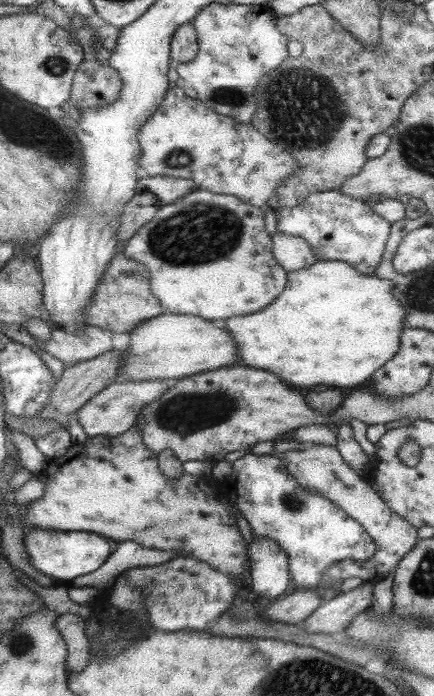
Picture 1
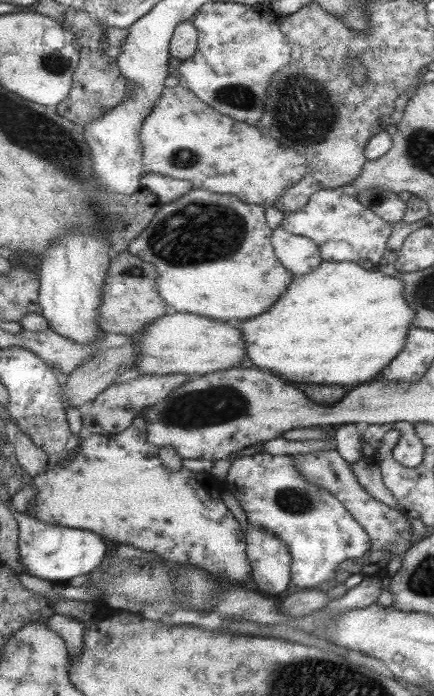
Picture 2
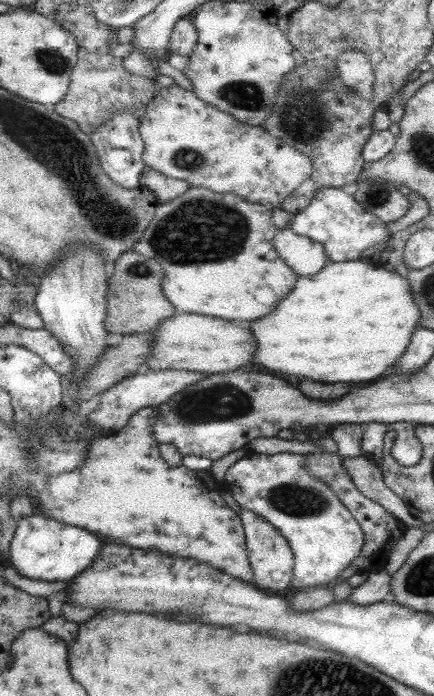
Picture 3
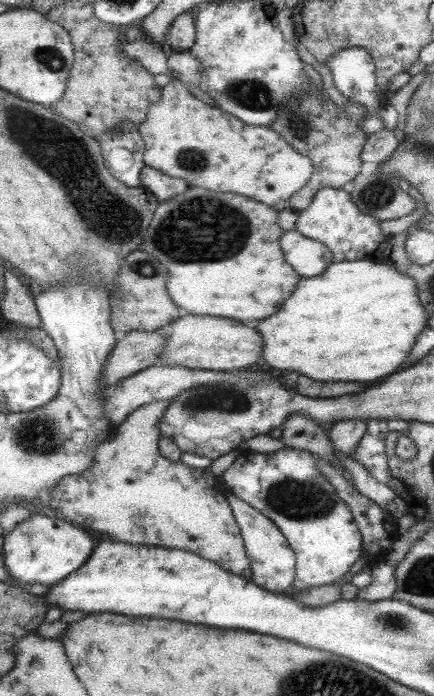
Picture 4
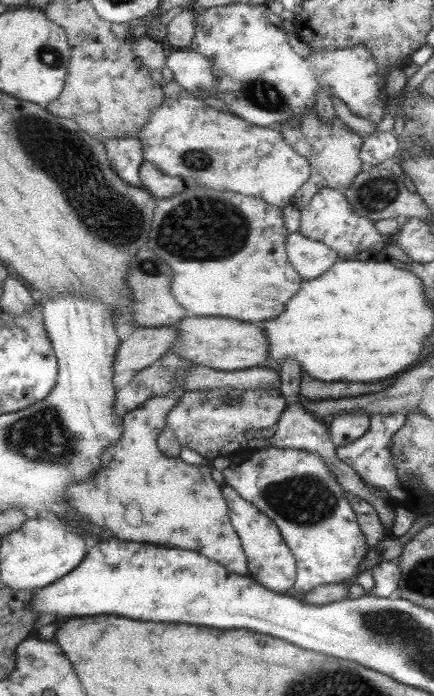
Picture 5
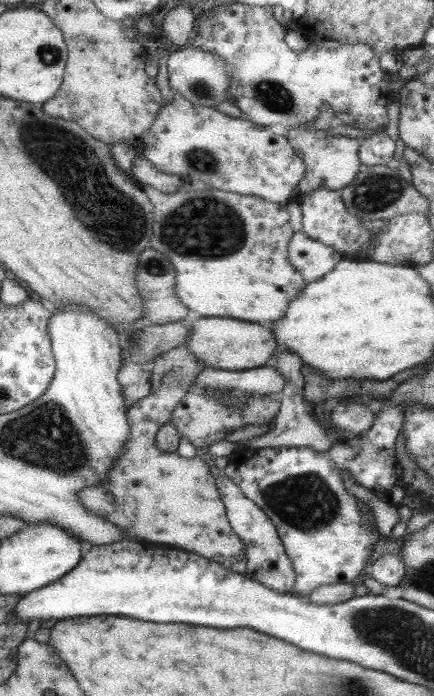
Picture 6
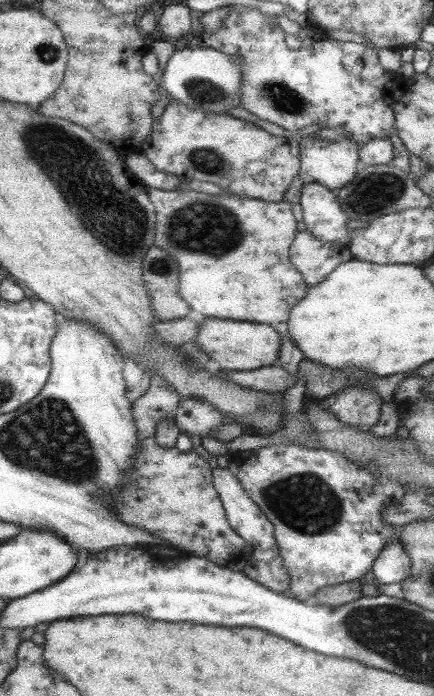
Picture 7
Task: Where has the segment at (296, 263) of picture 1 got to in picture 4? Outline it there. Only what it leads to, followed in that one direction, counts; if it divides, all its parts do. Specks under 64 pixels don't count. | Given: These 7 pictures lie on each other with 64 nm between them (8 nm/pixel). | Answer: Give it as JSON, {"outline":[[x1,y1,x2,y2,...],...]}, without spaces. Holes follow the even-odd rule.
{"outline":[[287,231,283,234,280,245,287,262,302,278,322,274,334,261,334,256,326,245,295,231]]}

